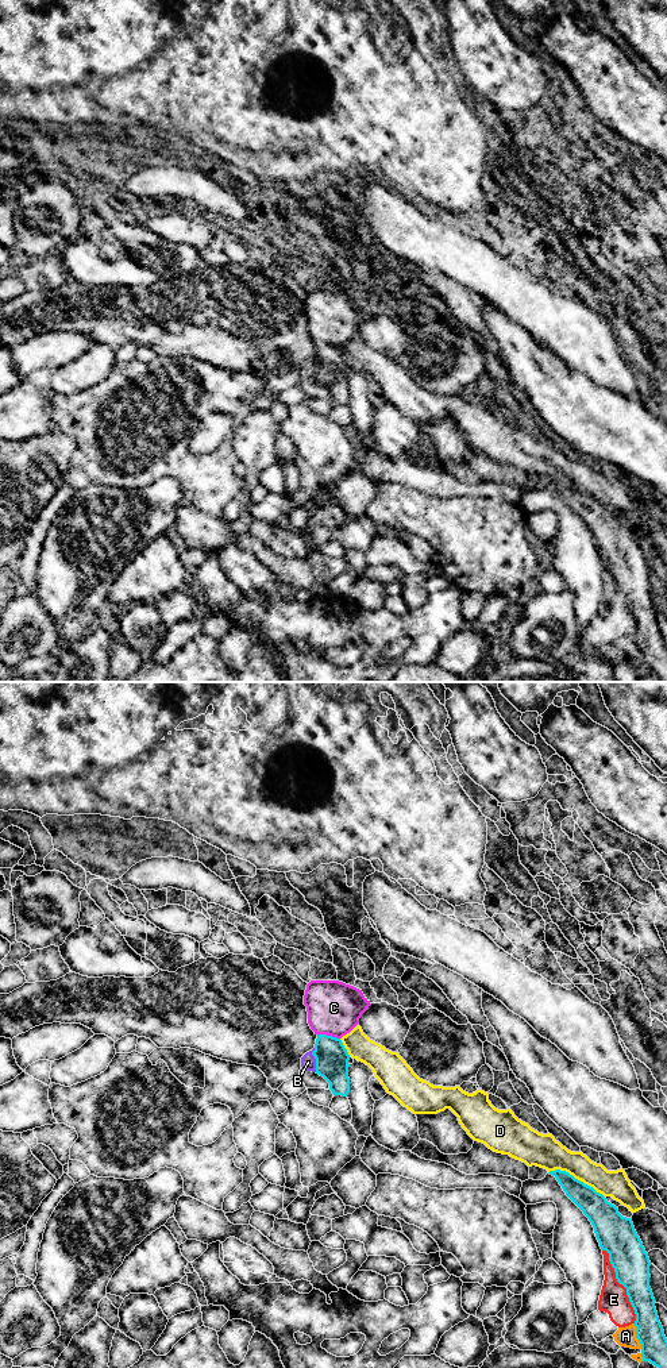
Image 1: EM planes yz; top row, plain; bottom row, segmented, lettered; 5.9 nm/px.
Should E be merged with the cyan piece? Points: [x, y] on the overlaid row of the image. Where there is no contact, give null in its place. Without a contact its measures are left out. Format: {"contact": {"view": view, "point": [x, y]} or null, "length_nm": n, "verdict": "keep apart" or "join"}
{"contact": {"view": "yz", "point": [623, 1284]}, "length_nm": 480, "verdict": "keep apart"}

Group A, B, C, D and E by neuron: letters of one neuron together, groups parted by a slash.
A E / B / C / D

